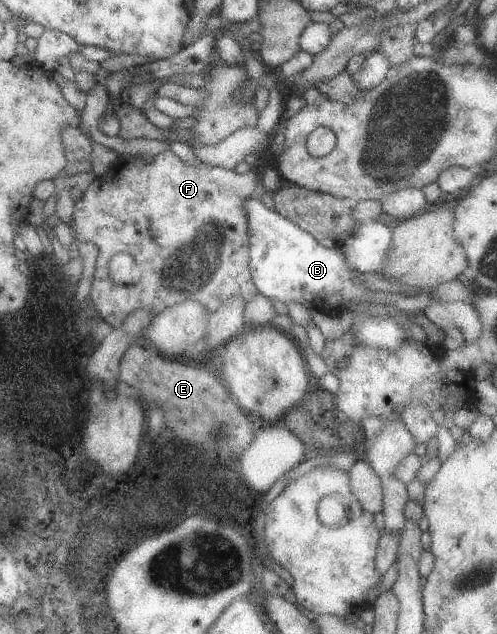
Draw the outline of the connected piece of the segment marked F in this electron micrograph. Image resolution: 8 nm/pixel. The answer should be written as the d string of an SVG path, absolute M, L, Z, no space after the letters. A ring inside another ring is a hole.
M169 148L159 155L148 155L147 158L144 155L127 157L123 162L116 165L110 175L102 178L93 177L89 182L86 189L83 190L83 197L79 201L75 202L72 213L72 224L75 227L74 237L79 241L91 241L93 245L97 245L97 259L95 261L95 271L93 273L93 281L91 284L90 294L93 301L92 306L99 313L102 321L106 323L107 329L120 328L127 316L133 313L135 310L152 310L155 313L165 311L166 307L173 307L173 304L185 300L195 300L207 307L210 315L223 306L223 303L233 297L233 295L239 295L242 303L247 304L258 293L255 285L252 283L249 268L249 223L247 223L247 213L245 213L245 201L247 199L253 199L256 195L259 181L262 178L259 177L256 168L252 168L247 173L236 173L234 170L227 170L218 166L206 166L205 164L199 164L198 166L192 166L187 162L182 161L179 156L176 156ZM117 254L129 254L135 259L137 267L140 269L140 275L137 278L137 283L131 283L131 285L119 286L117 282L113 281L110 276L108 265L111 261L111 257Z

